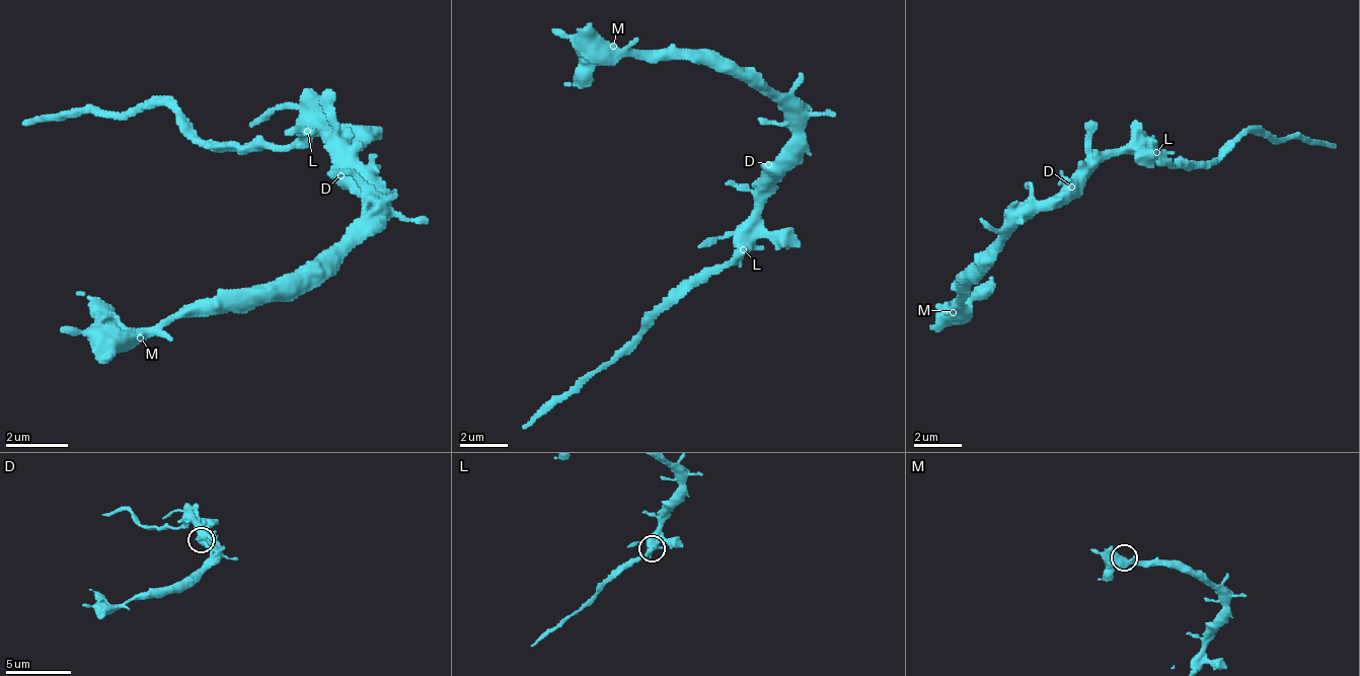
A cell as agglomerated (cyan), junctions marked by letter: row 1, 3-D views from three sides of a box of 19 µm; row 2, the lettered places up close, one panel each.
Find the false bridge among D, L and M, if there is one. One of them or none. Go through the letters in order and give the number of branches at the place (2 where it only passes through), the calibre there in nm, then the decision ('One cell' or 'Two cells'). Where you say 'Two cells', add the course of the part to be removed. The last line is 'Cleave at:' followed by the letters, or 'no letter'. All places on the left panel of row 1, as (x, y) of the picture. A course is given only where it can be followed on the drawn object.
D: Branches: 2. Thickness 500 nm. One cell
L: Branches: 2. Thickness 550 nm. Two cells. Course of the part to remove: (309, 129), (294, 145), (202, 145), (163, 105), (23, 122)
M: Branches: 2. Thickness 500 nm. One cell
Cleave at: L

